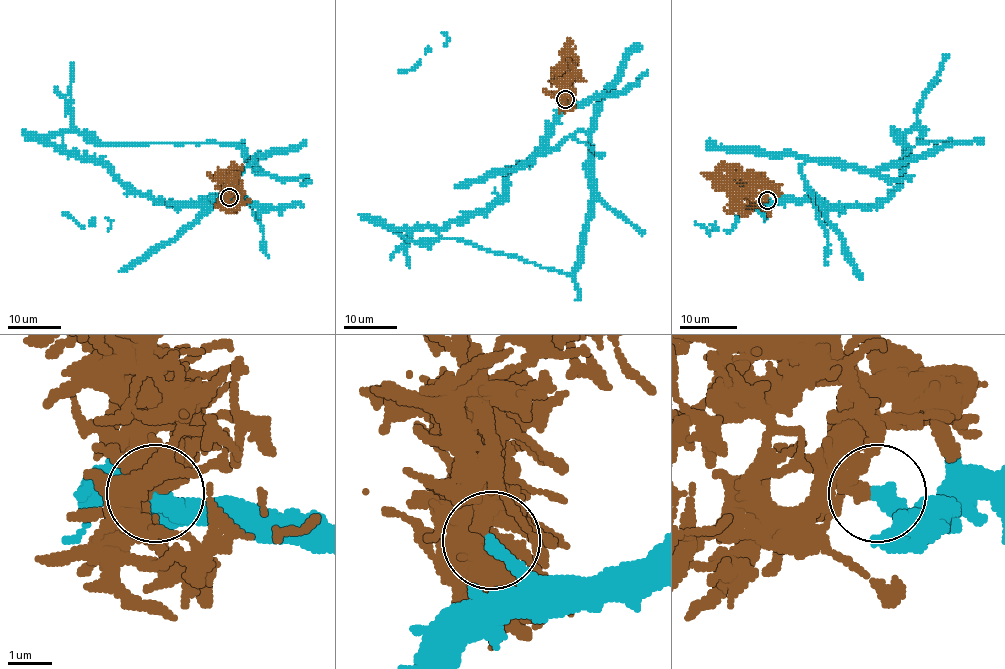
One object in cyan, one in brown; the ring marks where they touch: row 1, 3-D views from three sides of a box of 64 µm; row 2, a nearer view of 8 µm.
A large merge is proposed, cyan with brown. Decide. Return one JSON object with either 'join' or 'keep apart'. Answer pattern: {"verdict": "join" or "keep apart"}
{"verdict": "keep apart"}

